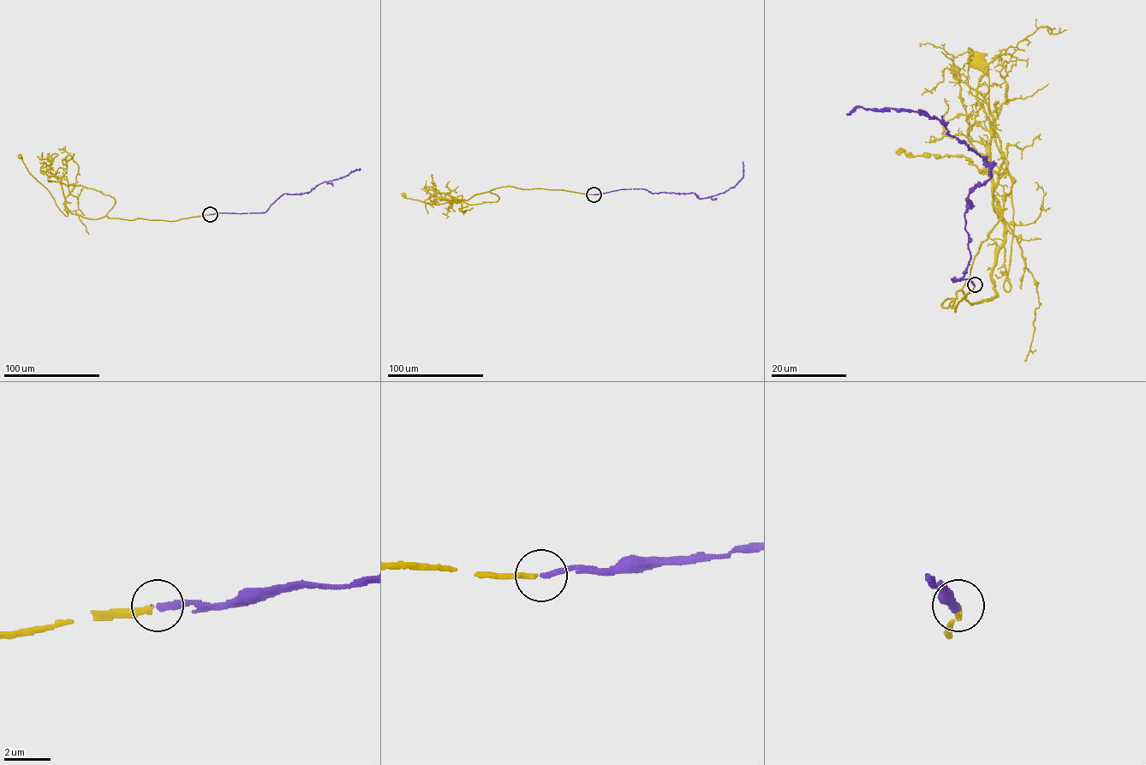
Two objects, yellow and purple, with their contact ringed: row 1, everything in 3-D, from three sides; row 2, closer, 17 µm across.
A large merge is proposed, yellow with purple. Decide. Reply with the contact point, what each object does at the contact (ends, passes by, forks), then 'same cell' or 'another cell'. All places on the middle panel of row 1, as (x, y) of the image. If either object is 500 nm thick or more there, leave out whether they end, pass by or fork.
place (593, 194); yellow ends; purple ends; same cell

